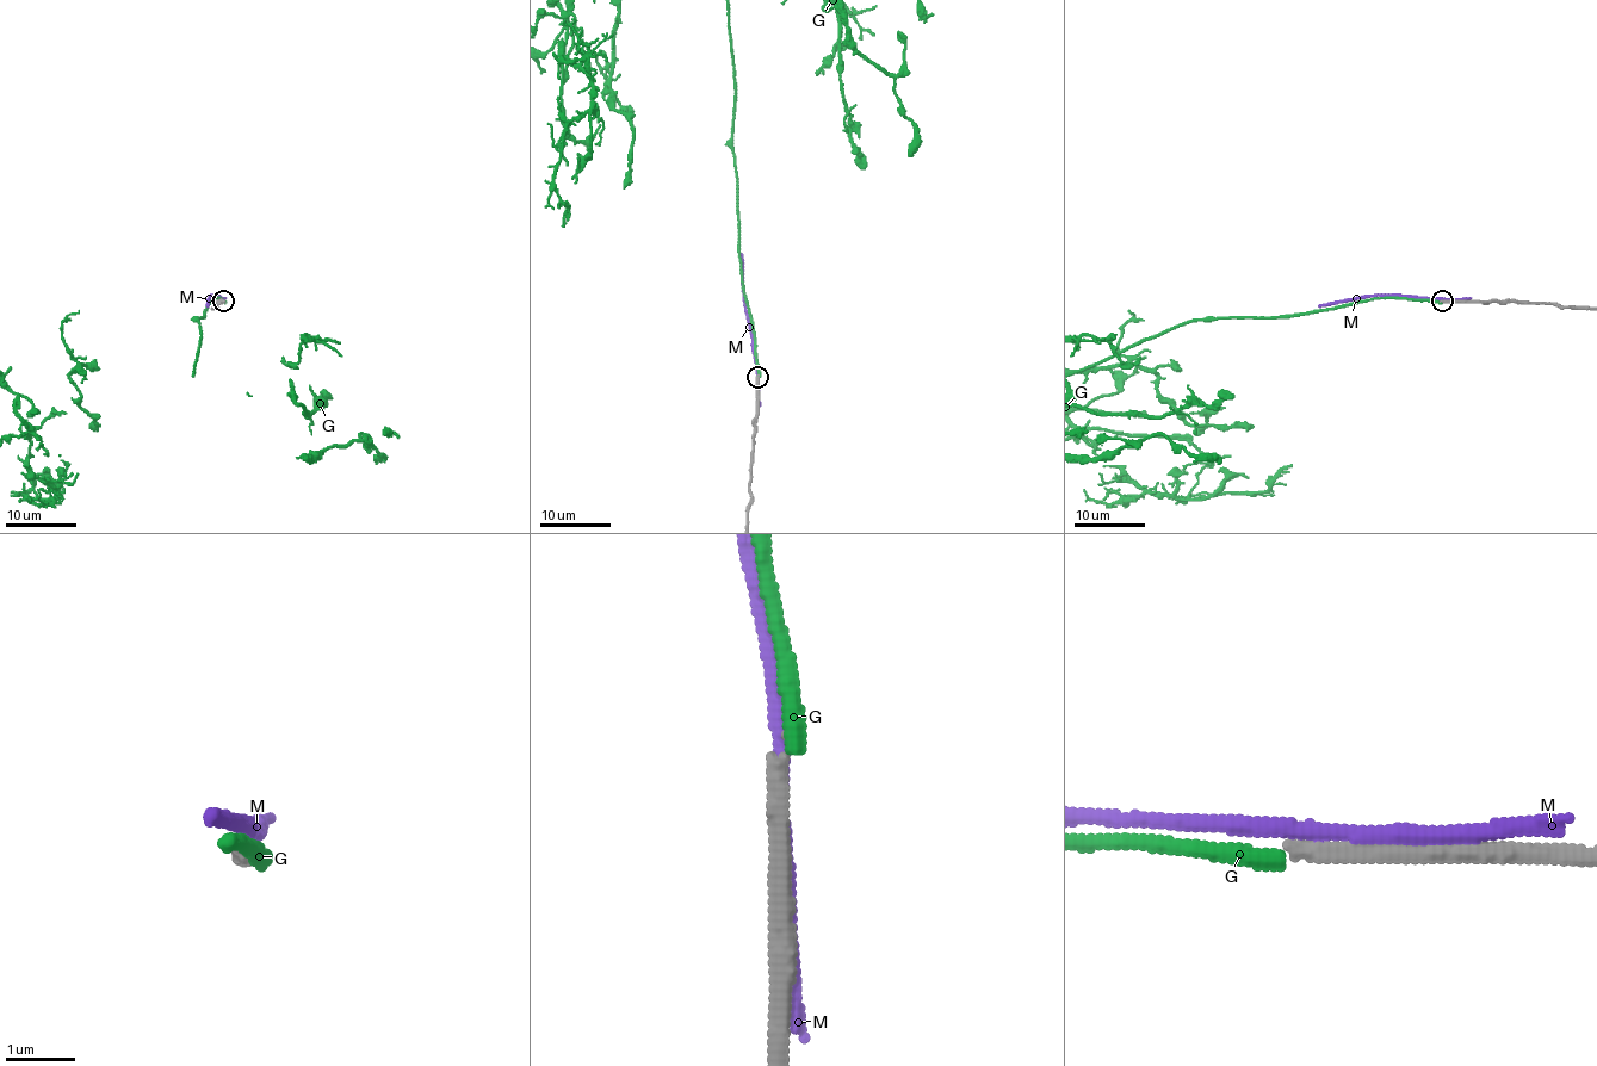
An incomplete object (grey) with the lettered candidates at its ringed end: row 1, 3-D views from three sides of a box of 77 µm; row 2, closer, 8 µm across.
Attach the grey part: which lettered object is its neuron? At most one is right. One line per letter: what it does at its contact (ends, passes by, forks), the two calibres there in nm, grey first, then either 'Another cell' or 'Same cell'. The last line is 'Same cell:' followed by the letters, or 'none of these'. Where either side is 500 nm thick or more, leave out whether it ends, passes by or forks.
G: It ends there. Thickness 280 nm (grey) against 280 nm. Another cell
M: It passes by. Thickness 280 nm (grey) against 240 nm. Another cell
Same cell: none of these

